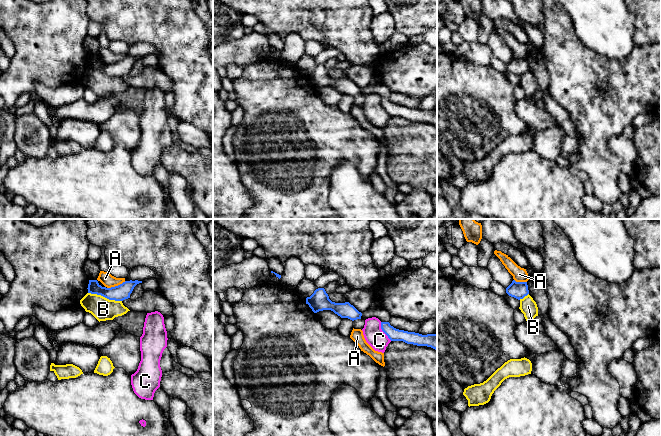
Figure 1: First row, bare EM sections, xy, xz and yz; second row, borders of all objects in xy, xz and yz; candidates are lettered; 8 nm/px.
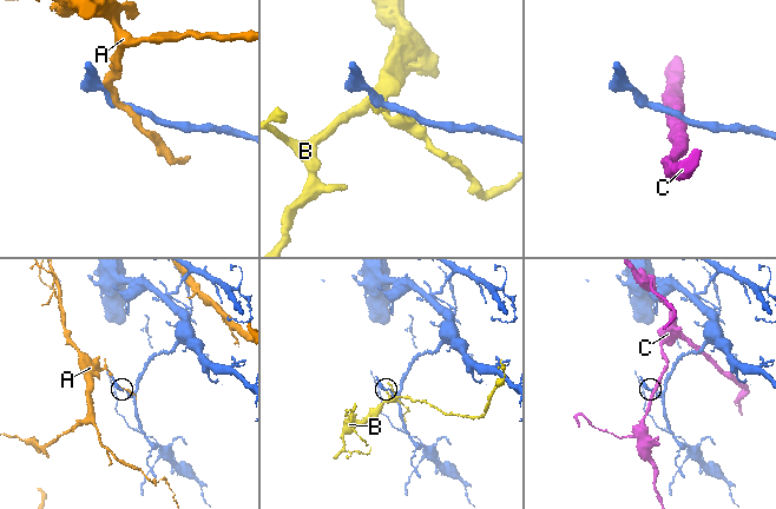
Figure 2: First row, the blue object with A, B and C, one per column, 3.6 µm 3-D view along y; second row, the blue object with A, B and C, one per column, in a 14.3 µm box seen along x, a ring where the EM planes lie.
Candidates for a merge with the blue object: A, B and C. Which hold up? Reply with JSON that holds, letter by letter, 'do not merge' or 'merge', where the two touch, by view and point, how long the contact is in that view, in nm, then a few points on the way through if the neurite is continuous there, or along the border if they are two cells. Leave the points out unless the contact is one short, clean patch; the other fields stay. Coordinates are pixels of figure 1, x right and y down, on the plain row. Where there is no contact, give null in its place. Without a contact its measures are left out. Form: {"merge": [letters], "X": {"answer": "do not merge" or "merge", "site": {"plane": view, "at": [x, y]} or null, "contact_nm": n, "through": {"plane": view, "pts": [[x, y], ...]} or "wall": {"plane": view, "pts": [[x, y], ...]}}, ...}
{"merge": [], "A": {"answer": "do not merge", "site": {"plane": "xy", "at": [116, 62]}, "contact_nm": 160}, "B": {"answer": "do not merge", "site": {"plane": "xy", "at": [105, 73]}, "contact_nm": 280, "wall": {"plane": "xy", "pts": [[88, 68], [121, 77]]}}, "C": {"answer": "do not merge", "site": {"plane": "xz", "at": [382, 106]}, "contact_nm": 180, "wall": {"plane": "xz", "pts": [[380, 98], [380, 104], [391, 116]]}}}

